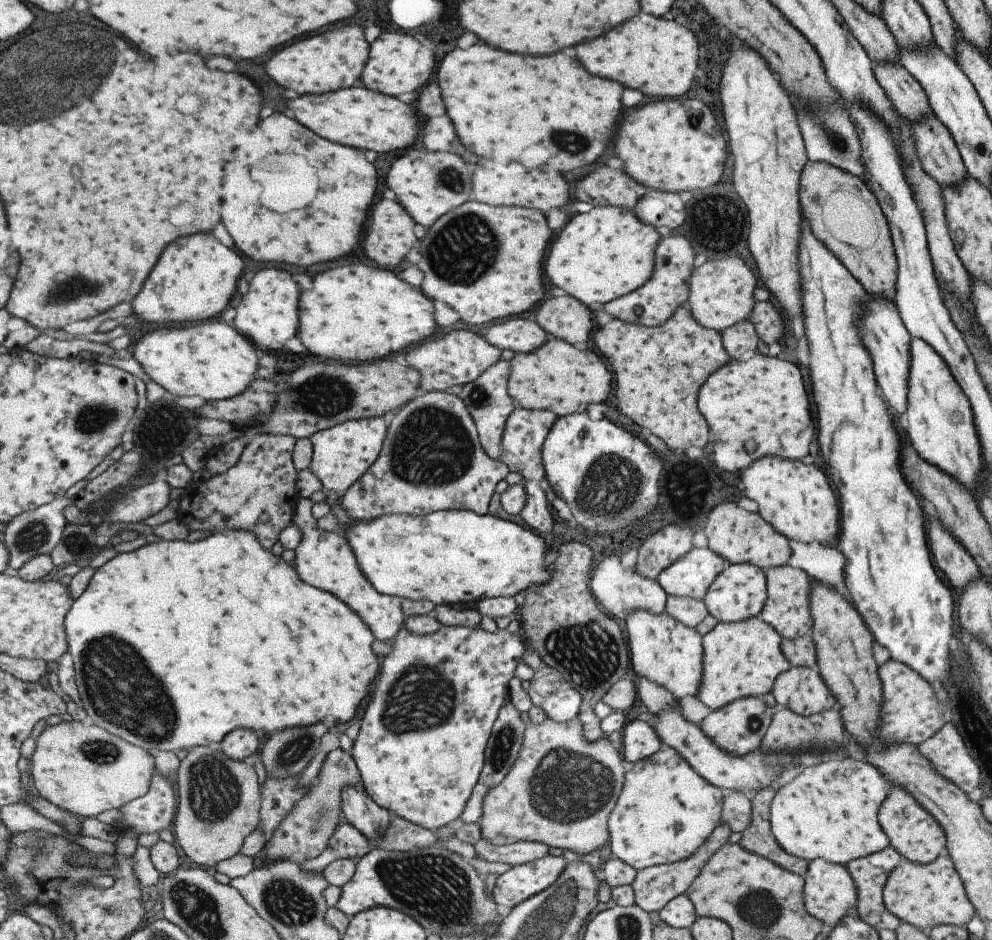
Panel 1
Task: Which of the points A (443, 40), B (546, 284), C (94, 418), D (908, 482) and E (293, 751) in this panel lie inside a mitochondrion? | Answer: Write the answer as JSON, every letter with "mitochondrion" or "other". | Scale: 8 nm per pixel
{"A":"other","B":"other","C":"mitochondrion","D":"other","E":"mitochondrion"}

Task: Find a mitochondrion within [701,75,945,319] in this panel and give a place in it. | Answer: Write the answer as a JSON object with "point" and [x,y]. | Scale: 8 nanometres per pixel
{"point":[834,140]}

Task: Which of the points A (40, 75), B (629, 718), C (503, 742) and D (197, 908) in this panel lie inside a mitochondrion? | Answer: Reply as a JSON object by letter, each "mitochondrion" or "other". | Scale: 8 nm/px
{"A":"mitochondrion","B":"other","C":"mitochondrion","D":"mitochondrion"}

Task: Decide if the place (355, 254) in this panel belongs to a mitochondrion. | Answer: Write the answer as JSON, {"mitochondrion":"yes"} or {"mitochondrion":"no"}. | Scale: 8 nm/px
{"mitochondrion":"no"}

